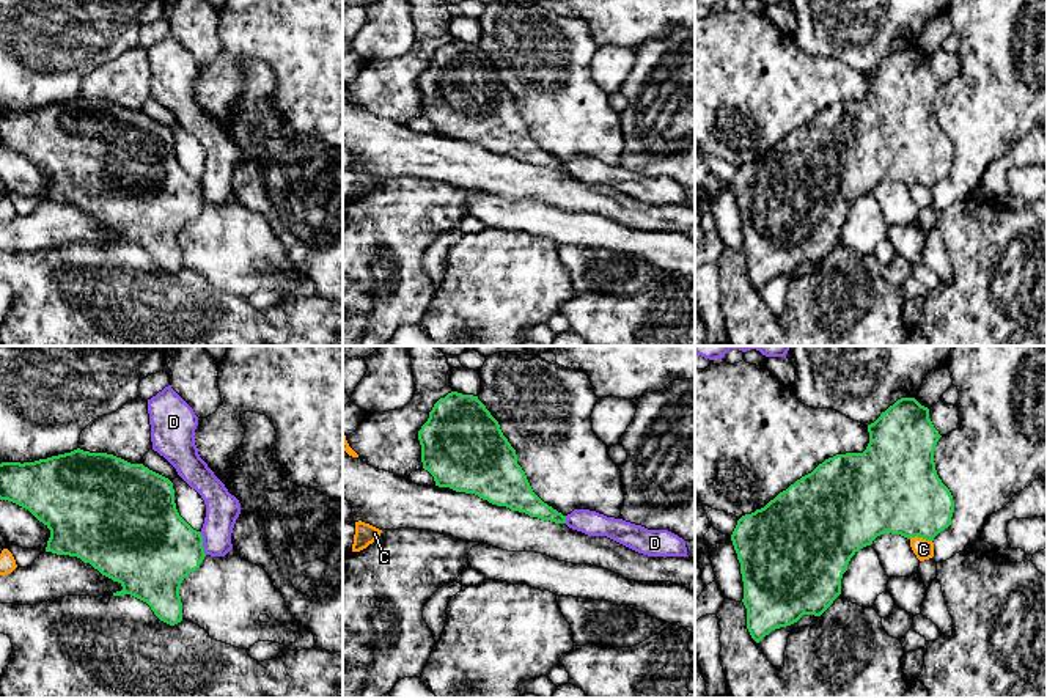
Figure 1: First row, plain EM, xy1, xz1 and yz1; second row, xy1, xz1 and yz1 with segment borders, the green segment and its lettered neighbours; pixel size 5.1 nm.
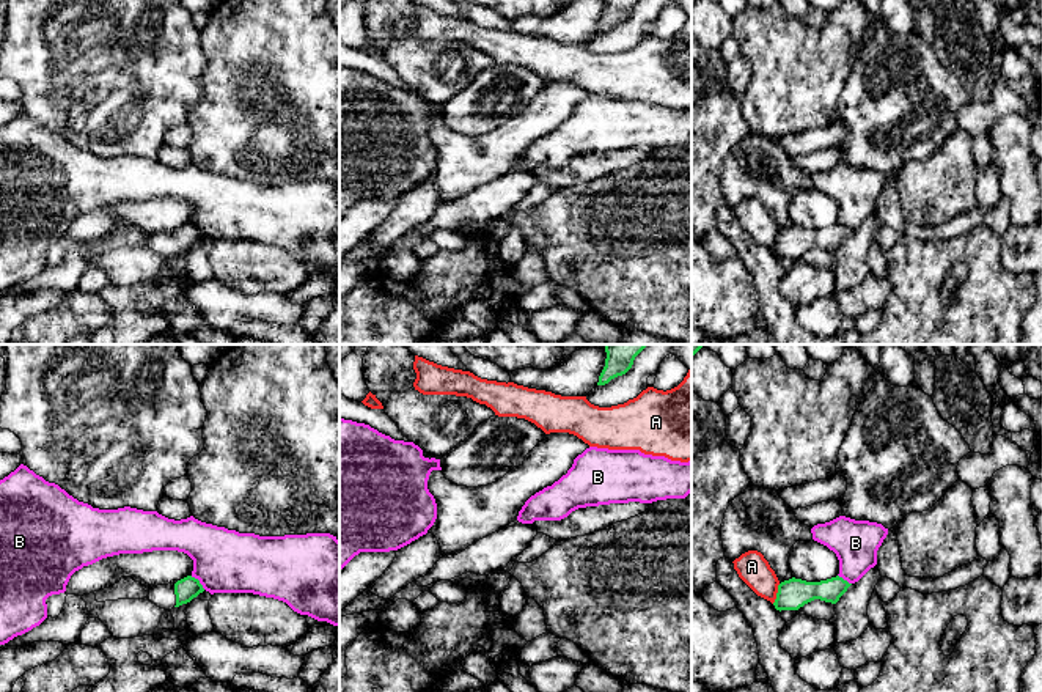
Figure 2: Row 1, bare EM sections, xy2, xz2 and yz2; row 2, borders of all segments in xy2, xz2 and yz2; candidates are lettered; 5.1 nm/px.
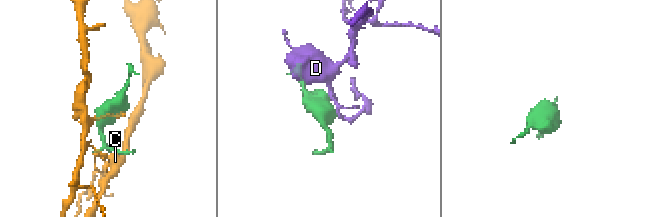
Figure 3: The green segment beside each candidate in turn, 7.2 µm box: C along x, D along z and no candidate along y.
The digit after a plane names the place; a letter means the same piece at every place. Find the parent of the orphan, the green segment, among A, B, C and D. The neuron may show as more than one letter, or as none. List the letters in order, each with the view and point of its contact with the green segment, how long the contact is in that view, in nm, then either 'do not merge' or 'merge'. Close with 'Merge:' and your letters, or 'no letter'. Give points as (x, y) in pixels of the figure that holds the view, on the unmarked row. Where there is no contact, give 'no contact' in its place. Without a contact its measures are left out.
A: meets green in yz2 at (777, 241); contact 110 nm long; do not merge
B: meets green in xy2 at (198, 228); contact 100 nm long; do not merge
C: meets green in yz1 at (920, 184); contact 120 nm long; do not merge
D: meets green in xy1 at (202, 191); contact 130 nm long; do not merge
Merge: no letter

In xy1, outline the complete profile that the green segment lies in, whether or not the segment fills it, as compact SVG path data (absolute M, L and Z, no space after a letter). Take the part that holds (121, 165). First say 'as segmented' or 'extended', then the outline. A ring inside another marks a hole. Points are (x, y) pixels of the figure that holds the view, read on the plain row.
as segmented | M77 96L71 101L35 110L2 110L0 148L8 148L28 157L50 178L46 200L77 204L83 211L90 211L102 223L123 234L113 244L130 242L146 250L154 263L170 274L182 269L181 231L200 215L206 201L201 181L179 163L173 130L168 126L143 112L130 112L113 102L90 101Z

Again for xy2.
extended | M187 223L176 231L152 234L149 237L148 248L160 256L171 258L174 255L190 250L203 239L204 236L200 228Z

